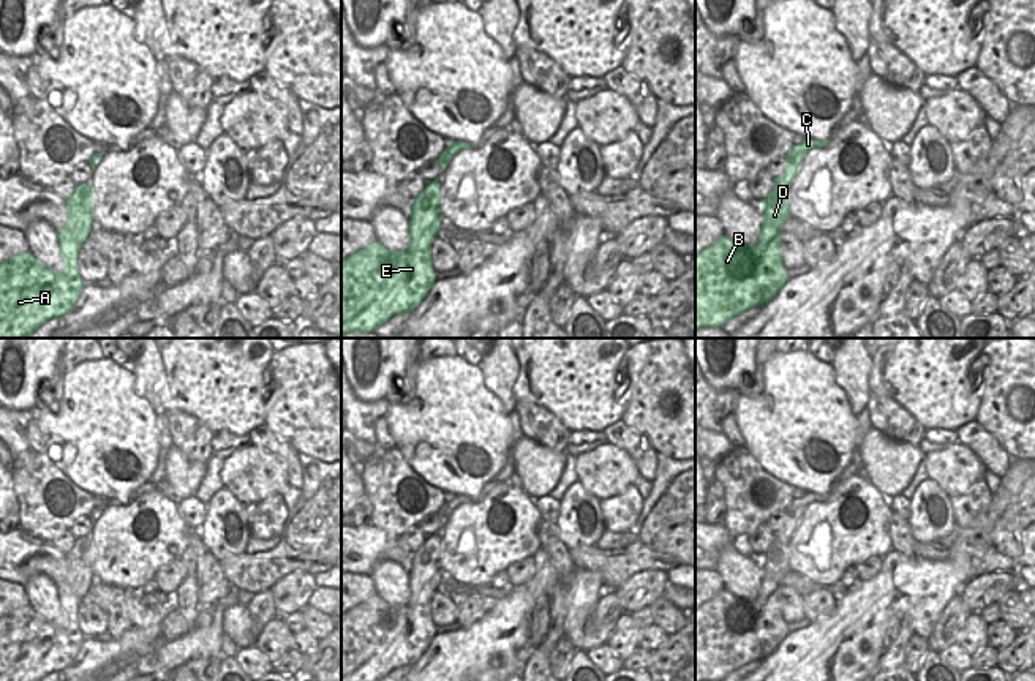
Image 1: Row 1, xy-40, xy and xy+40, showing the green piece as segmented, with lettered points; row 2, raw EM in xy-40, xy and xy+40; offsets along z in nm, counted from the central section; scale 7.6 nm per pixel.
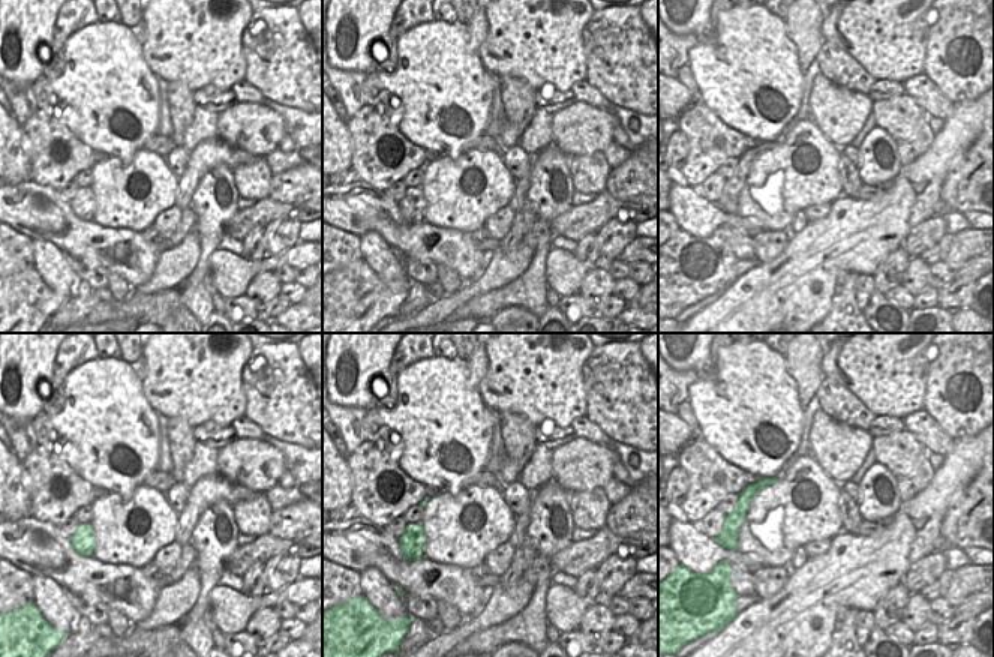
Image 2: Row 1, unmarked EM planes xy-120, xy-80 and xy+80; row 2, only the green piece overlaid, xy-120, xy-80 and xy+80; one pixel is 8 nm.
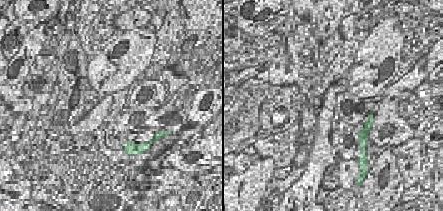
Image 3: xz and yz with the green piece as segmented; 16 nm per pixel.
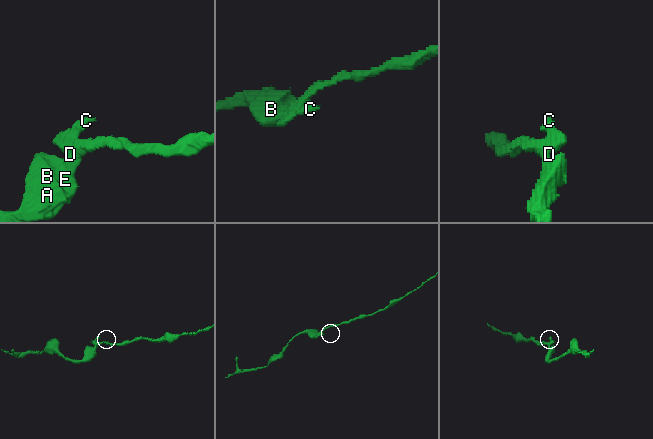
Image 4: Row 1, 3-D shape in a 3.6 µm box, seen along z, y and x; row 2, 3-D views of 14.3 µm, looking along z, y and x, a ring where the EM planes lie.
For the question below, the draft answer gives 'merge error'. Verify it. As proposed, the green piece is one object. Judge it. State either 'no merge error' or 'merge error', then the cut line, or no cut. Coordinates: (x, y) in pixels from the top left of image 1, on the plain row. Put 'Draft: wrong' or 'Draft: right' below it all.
no merge error; no cut
Draft: wrong

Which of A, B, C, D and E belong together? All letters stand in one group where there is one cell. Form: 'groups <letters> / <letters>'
groups A B C D E

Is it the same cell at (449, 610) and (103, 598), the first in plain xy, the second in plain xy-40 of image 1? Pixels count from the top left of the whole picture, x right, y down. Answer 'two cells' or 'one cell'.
two cells

